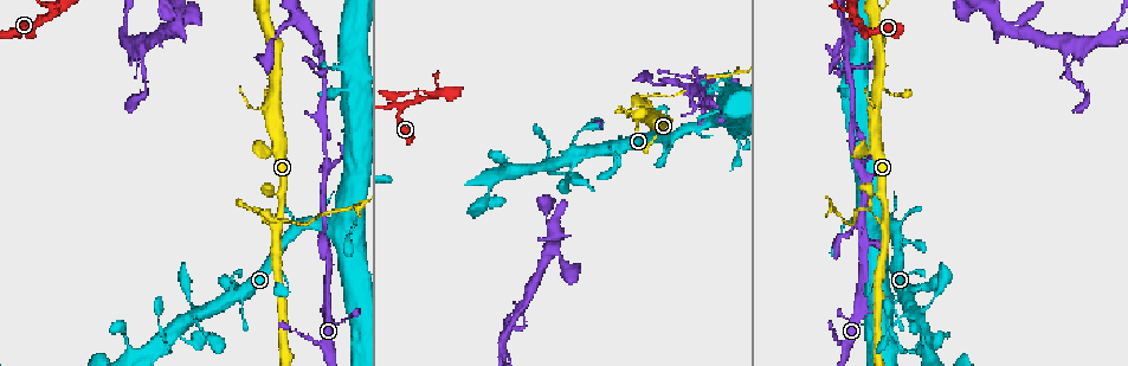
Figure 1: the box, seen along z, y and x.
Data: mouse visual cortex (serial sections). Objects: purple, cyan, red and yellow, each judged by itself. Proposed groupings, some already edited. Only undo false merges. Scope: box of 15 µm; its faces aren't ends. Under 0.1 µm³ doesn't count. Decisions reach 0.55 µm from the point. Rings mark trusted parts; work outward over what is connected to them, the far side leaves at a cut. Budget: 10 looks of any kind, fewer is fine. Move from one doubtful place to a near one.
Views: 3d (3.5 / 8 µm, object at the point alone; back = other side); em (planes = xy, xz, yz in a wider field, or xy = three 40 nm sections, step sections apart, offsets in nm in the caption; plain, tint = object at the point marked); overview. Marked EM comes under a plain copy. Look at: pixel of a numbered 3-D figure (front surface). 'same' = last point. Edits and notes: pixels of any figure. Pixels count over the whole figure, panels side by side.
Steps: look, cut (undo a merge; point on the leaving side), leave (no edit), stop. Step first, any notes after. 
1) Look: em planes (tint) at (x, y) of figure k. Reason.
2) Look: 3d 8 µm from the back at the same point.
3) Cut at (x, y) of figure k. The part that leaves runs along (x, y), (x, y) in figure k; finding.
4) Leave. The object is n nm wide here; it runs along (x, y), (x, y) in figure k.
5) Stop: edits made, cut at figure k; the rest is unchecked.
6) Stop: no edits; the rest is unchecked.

Look: 3d 3.5 µm from the back at (259, 213) of figure 1. Abrupt turn.

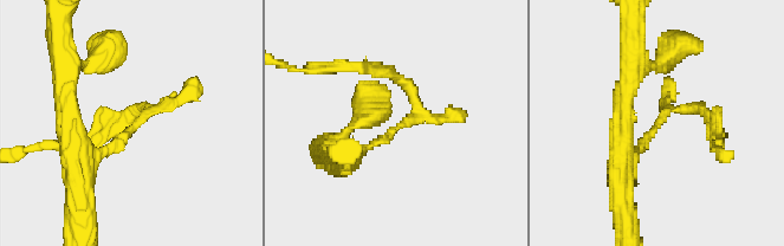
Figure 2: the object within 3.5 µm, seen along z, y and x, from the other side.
Look: em xy step 2 (tint) at (656, 126) of figure 2.

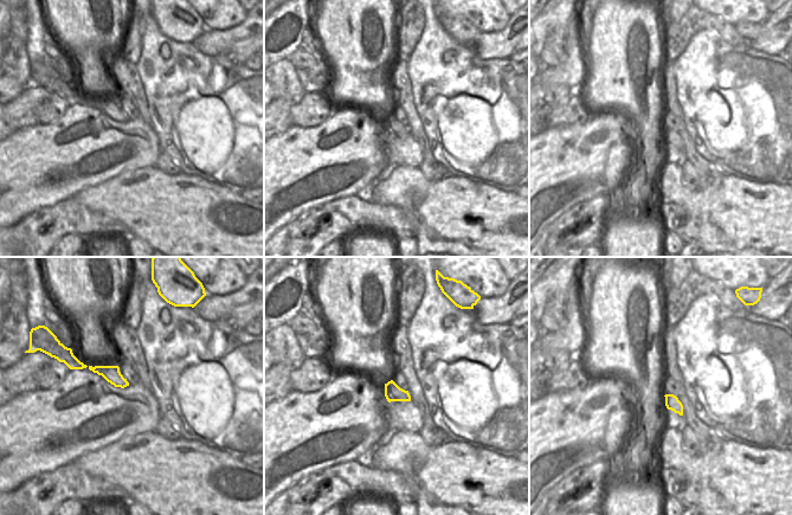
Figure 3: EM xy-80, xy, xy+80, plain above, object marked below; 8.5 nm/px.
Cut at (149, 111) of figure 2. The part that leaves runs along (649, 135), (674, 109), (701, 109), (713, 128) in figure 2; two cells meet here.

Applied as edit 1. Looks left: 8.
Look: overview. See it whole again.

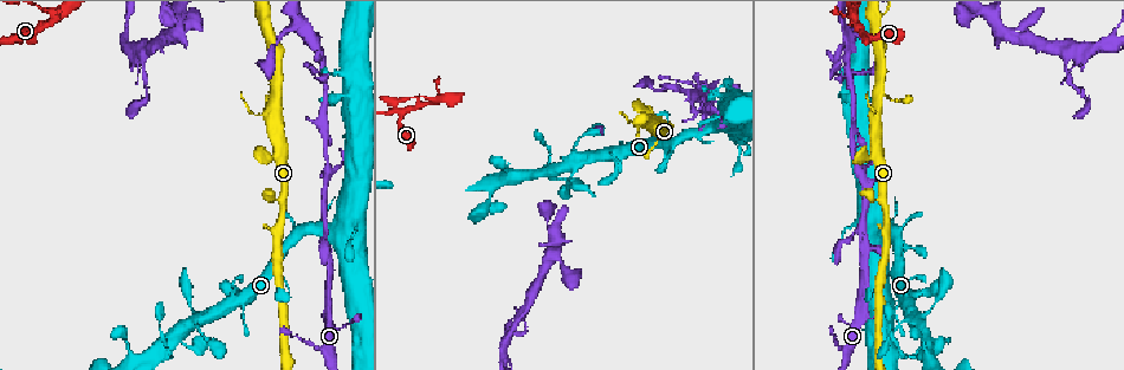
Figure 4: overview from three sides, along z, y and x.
Look: 3d 3.5 µm at (326, 232) of figure 4. A fork.

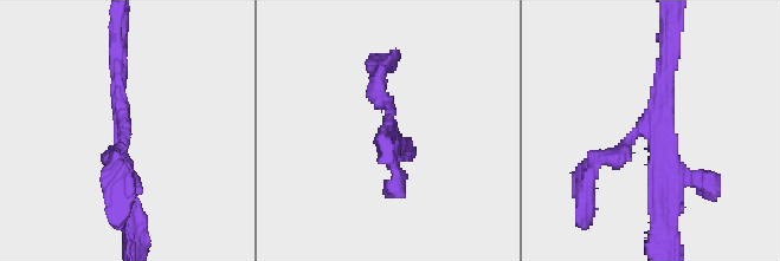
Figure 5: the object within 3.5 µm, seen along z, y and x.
Look: em planes (tint) at (123, 130) of figure 5. Need the tissue.

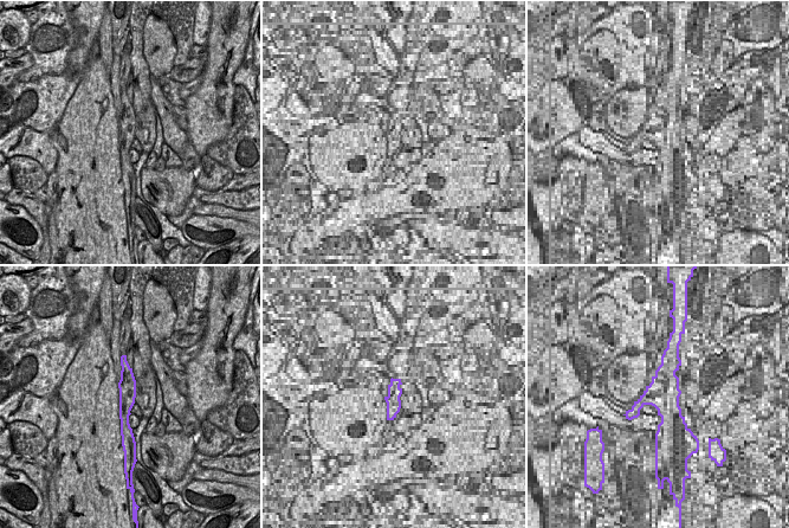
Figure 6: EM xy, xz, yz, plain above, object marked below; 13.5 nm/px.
Look: em xy step 2 (tint) at the same point. Another direction.

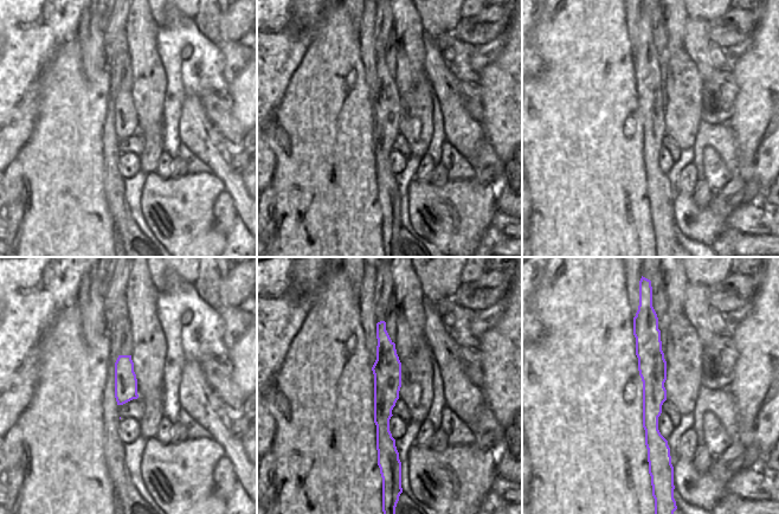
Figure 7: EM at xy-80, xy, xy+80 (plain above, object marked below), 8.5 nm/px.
Leave. It runs along (131, 206), (121, 158), (117, 53) in figure 5; one cell here.

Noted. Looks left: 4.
Look: 3d 8 µm from the back at (844, 24) of figure 4. Calibre changes.

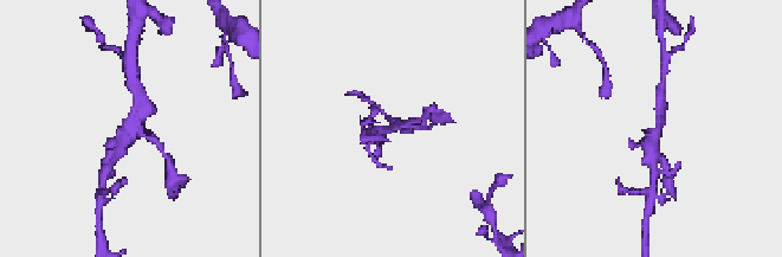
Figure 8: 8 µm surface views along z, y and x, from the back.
Look: em xy step 3 (tint) at (660, 128) of figure 8. 3 arms meet here; the arms are 150, 250, 350 nm wide.

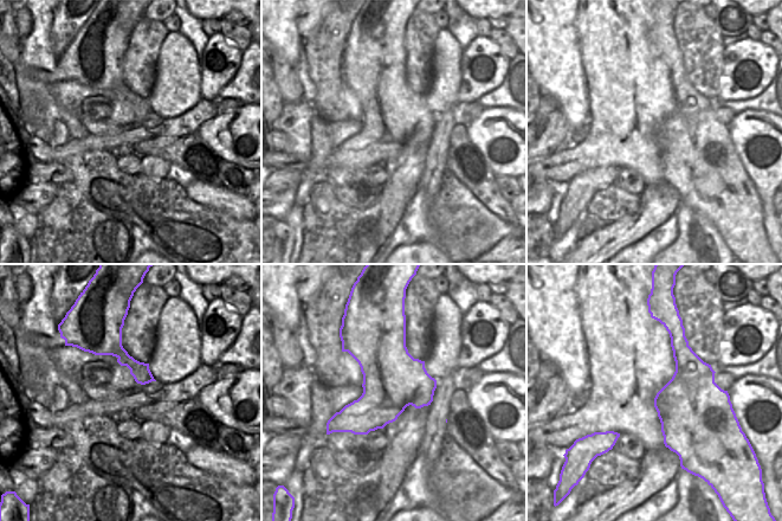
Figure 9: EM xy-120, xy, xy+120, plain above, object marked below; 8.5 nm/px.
Leave. The object is 500 nm wide here; it runs along (111, 155), (128, 128), (156, 146) in figure 8; one cell here.

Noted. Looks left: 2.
Stop: edits made, cut at figure 2; the rest is unchecked.

